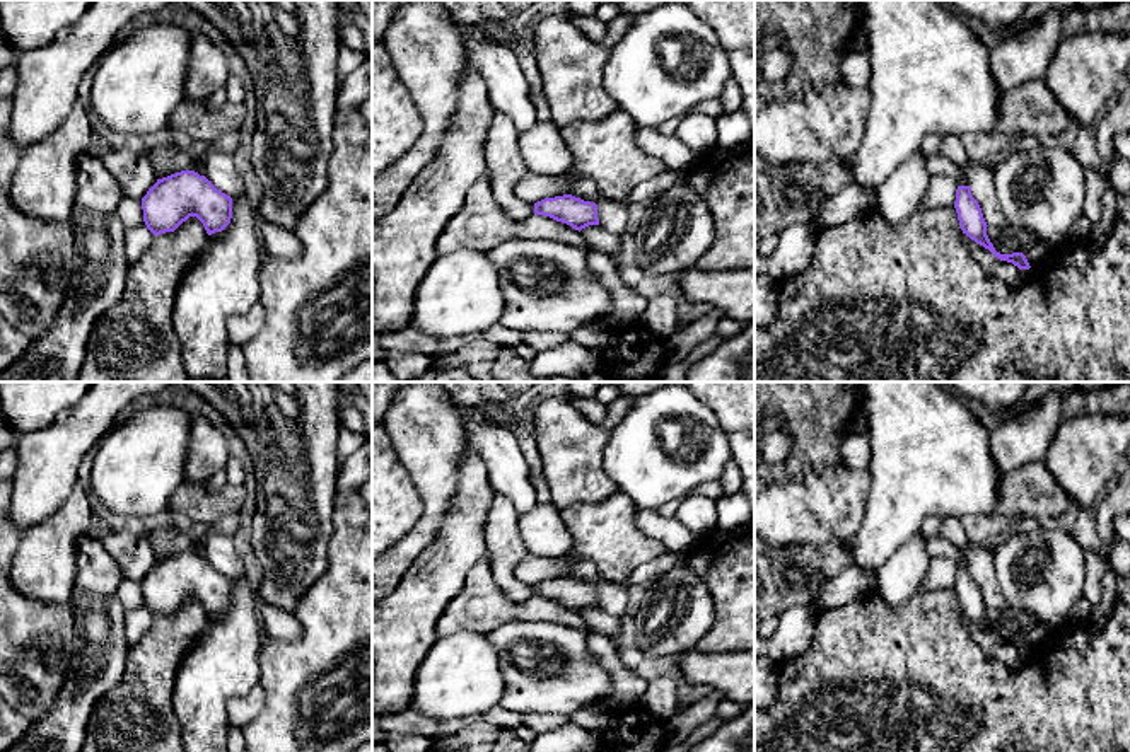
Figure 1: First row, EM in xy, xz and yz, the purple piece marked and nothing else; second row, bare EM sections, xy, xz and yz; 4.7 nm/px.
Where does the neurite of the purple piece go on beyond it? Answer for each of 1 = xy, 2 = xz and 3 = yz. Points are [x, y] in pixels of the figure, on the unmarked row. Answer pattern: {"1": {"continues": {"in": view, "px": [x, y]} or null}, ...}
{"1": {"continues": null}, "2": {"continues": null}, "3": {"continues": null}}

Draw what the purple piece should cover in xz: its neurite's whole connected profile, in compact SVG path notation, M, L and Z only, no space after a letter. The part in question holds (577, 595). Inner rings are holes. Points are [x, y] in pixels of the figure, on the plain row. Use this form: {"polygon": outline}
{"polygon": "M572 576L545 580L534 585L534 597L550 599L579 614L589 607L599 607L597 587Z"}

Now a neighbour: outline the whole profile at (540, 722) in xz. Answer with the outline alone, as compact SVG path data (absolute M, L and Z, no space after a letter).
M524 713L522 725L533 728L538 735L555 730L570 721L568 714L562 713Z

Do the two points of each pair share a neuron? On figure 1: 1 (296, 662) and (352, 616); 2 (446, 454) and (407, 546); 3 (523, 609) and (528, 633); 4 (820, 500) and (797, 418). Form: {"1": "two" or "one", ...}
{"1": "one", "2": "one", "3": "two", "4": "one"}

